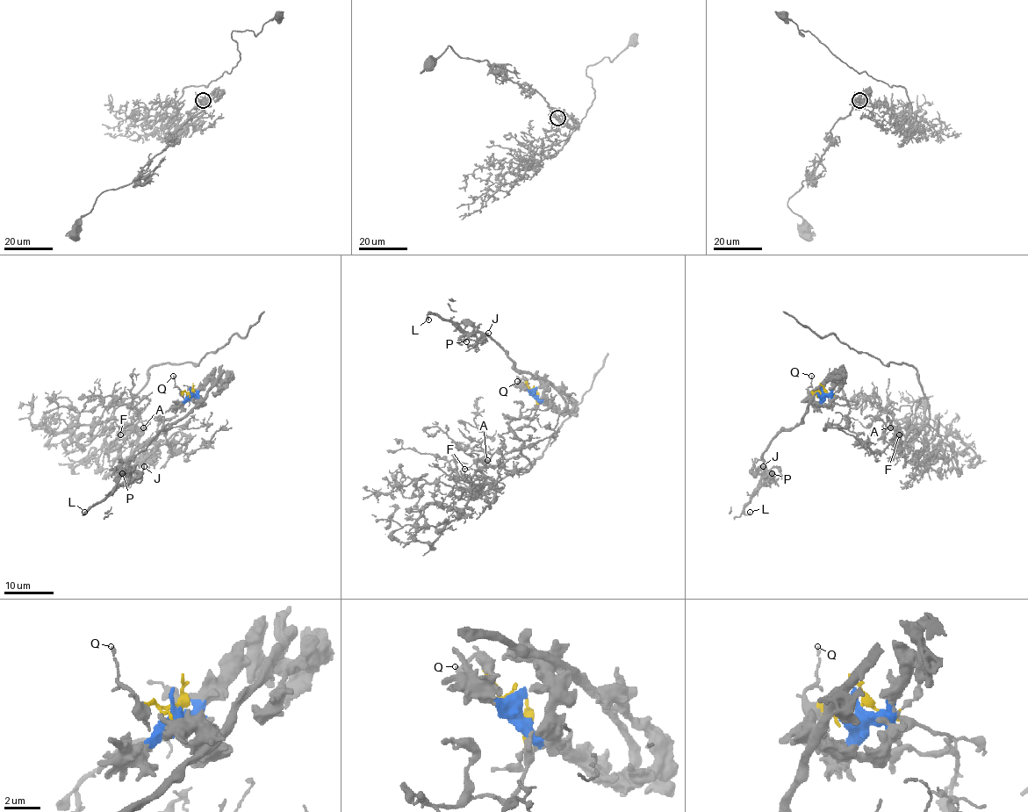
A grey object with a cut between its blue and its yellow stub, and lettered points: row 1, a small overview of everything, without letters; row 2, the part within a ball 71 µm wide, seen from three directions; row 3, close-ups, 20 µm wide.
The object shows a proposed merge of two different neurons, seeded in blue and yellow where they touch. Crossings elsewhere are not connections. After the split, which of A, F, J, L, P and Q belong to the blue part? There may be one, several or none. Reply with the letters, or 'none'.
J, L, P

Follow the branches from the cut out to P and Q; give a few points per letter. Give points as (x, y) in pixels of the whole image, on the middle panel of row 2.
P: (534, 392), (542, 399), (544, 383), (539, 377), (521, 372), (496, 341), (475, 333), (467, 334), (466, 341)
Q: (533, 392), (524, 377), (517, 381)

